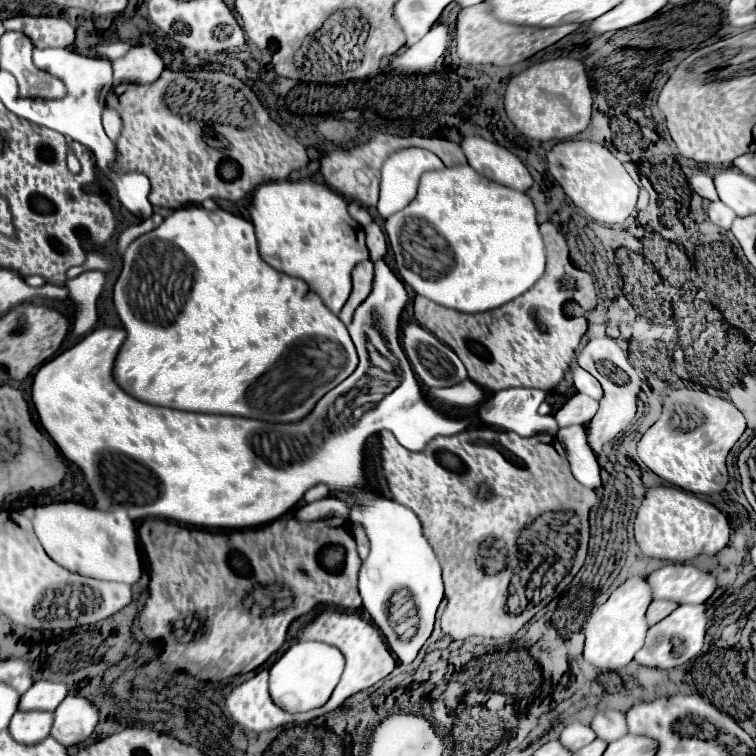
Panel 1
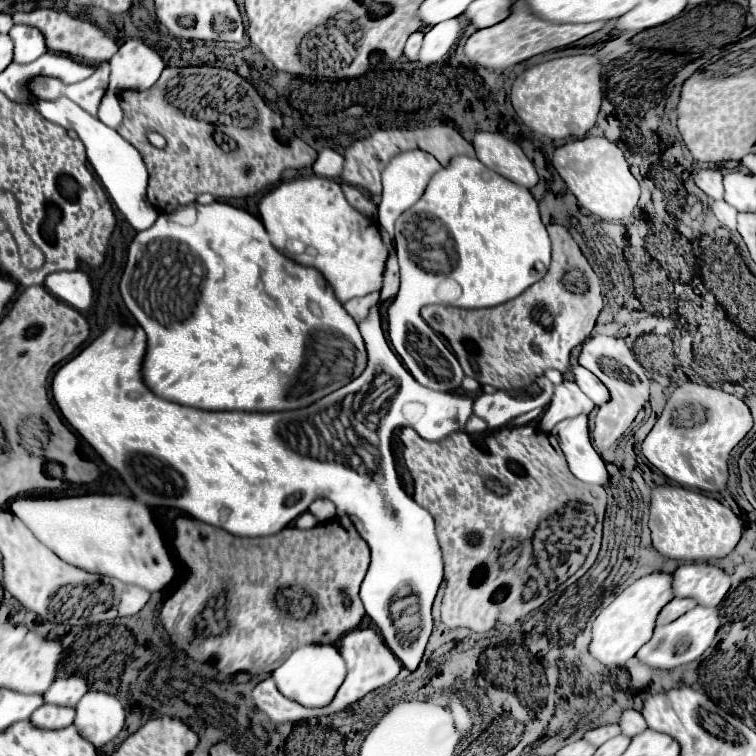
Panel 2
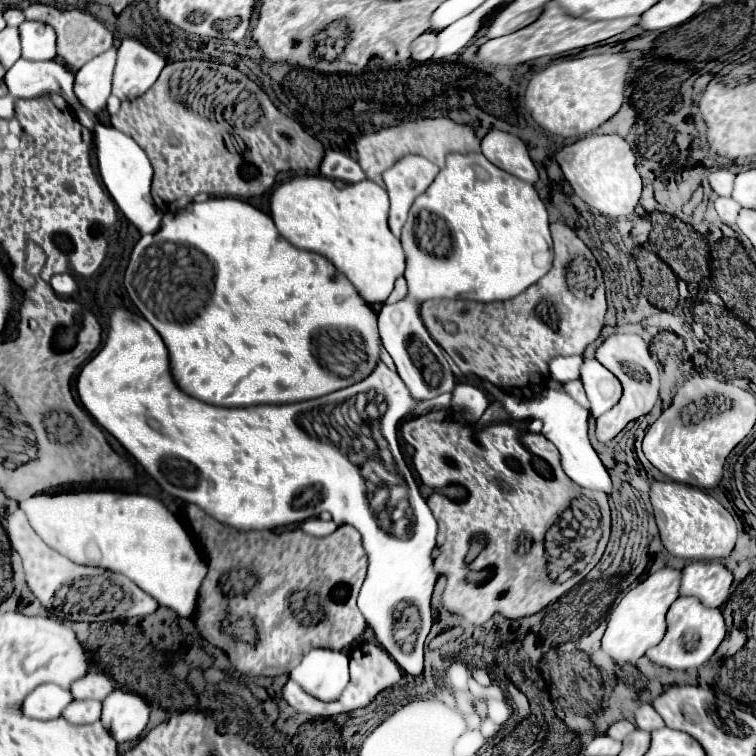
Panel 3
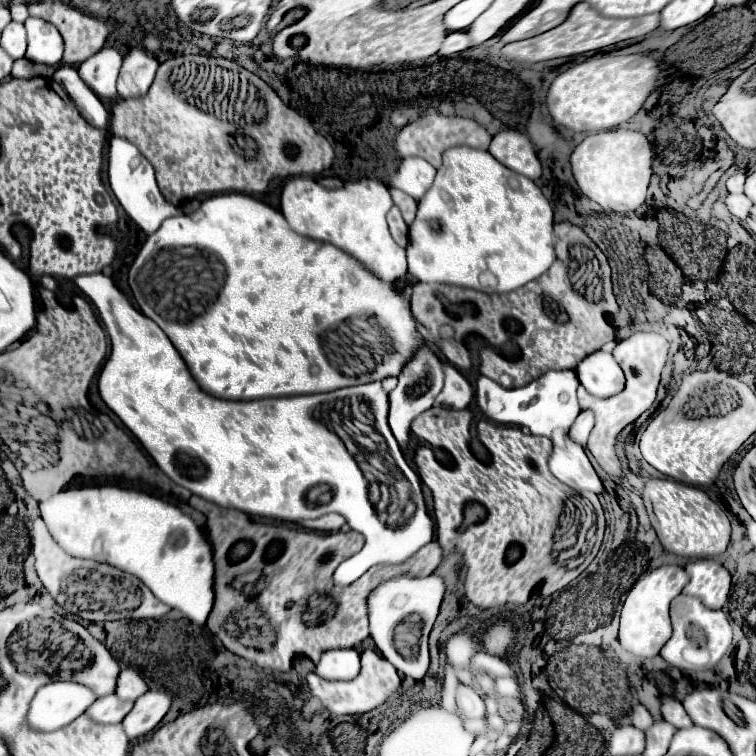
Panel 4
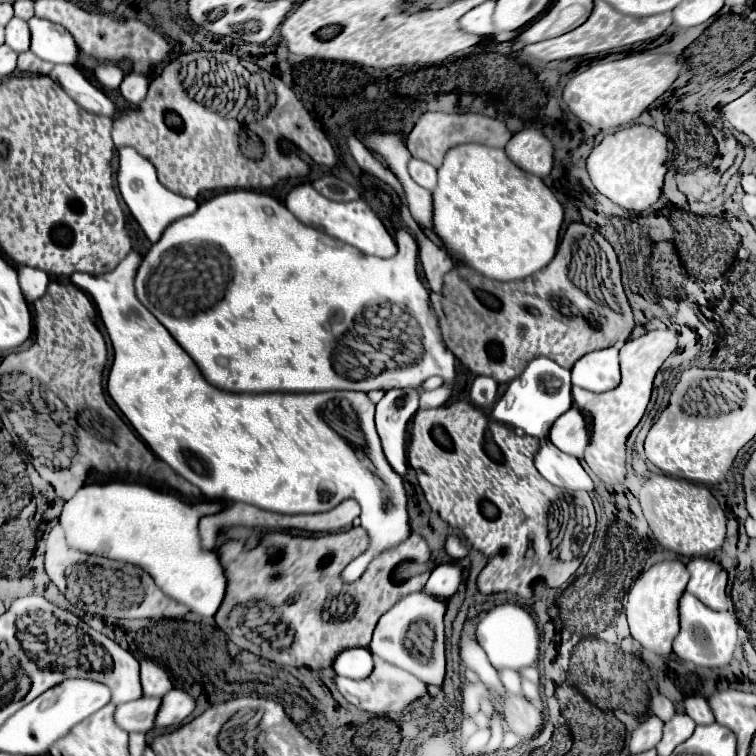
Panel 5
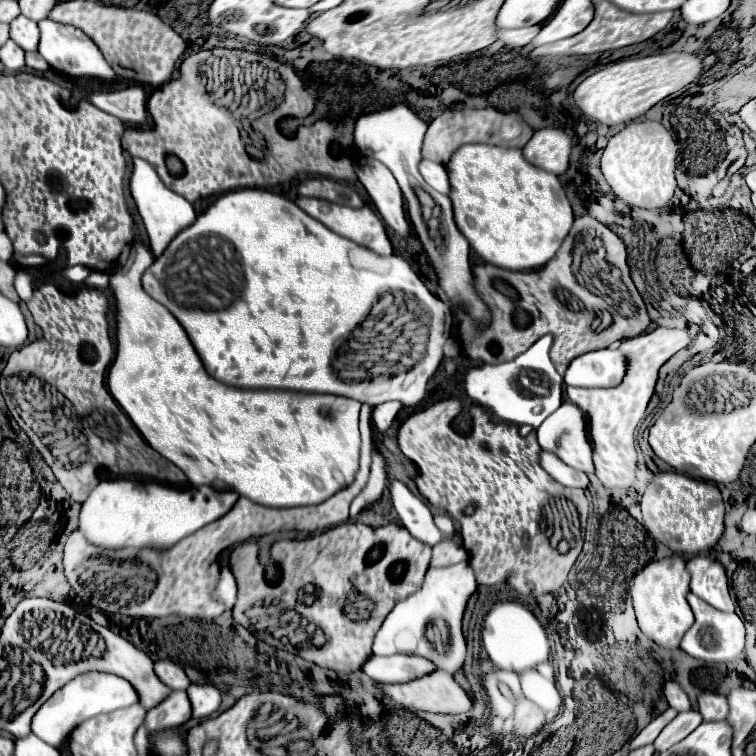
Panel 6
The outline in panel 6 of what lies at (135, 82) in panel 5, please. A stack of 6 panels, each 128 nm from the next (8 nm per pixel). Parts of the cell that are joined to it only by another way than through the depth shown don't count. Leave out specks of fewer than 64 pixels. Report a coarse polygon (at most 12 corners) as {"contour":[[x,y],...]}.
{"contour":[[140,86],[94,92],[88,100],[124,124],[146,124]]}

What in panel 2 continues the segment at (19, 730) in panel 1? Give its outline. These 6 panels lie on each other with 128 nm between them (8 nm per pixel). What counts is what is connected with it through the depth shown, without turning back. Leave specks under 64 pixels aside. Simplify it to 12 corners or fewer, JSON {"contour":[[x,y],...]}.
{"contour":[[44,704],[32,714],[38,728],[64,728],[76,716],[74,708]]}

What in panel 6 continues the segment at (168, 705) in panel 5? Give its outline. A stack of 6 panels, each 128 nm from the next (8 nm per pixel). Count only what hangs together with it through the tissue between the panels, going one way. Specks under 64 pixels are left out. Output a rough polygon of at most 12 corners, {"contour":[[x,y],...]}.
{"contour":[[192,684],[188,694],[194,718],[208,718],[220,708],[224,690]]}

